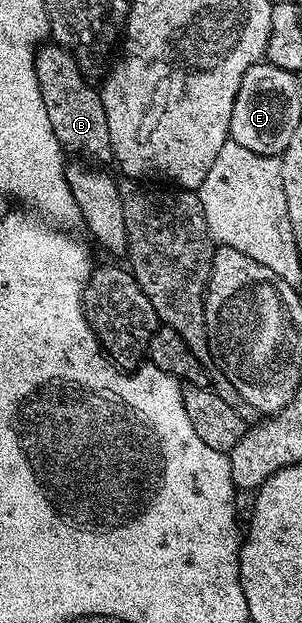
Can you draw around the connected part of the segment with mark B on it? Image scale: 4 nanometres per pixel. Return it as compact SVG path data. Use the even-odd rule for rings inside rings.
M43 44L35 51L35 71L41 100L45 100L45 112L49 112L49 124L53 124L53 132L64 151L71 153L72 150L75 156L95 164L110 163L113 155L109 124L105 120L105 104L99 90L91 87L94 85L77 68L77 60L73 60L73 56L61 45Z

